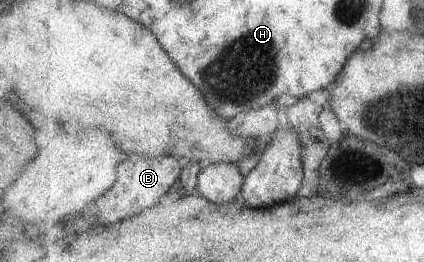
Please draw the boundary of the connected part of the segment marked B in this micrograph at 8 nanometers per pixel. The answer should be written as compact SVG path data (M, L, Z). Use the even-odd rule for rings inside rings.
M131 154L125 162L119 163L117 184L103 198L99 198L97 202L99 216L95 217L95 224L97 226L110 225L112 222L128 219L141 214L144 210L151 209L161 200L161 196L177 182L177 178L180 178L183 166L184 161L175 155L152 157L151 155Z

